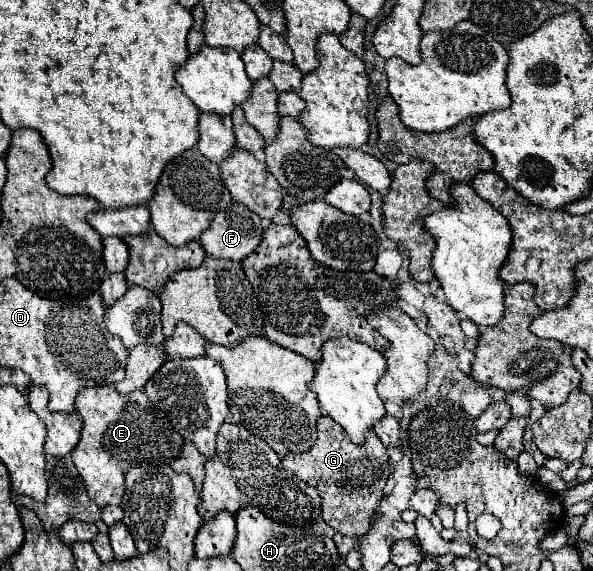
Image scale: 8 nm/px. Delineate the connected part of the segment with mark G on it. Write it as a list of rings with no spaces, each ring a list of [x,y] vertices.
[[[329,416],[320,417],[317,425],[319,431],[315,431],[313,447],[299,451],[299,455],[281,455],[281,465],[293,471],[301,481],[317,487],[321,495],[321,517],[329,527],[351,537],[365,535],[375,507],[385,497],[383,489],[391,475],[387,449],[373,431],[367,431],[367,441],[363,445],[355,445]]]

